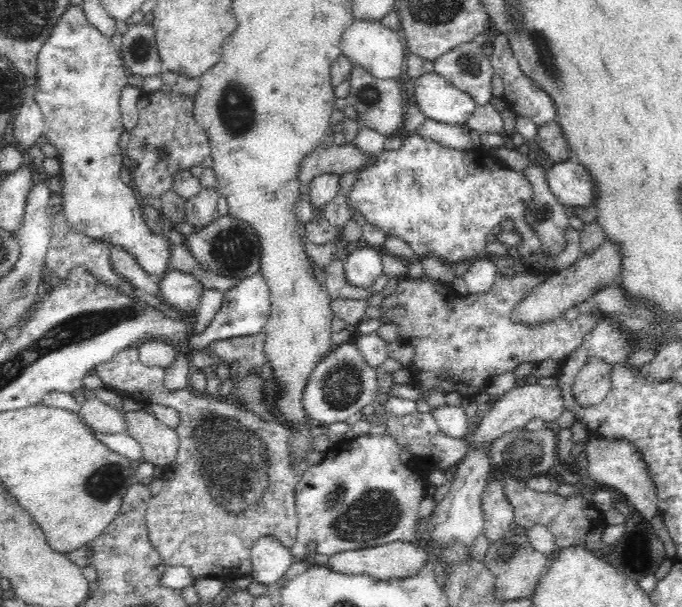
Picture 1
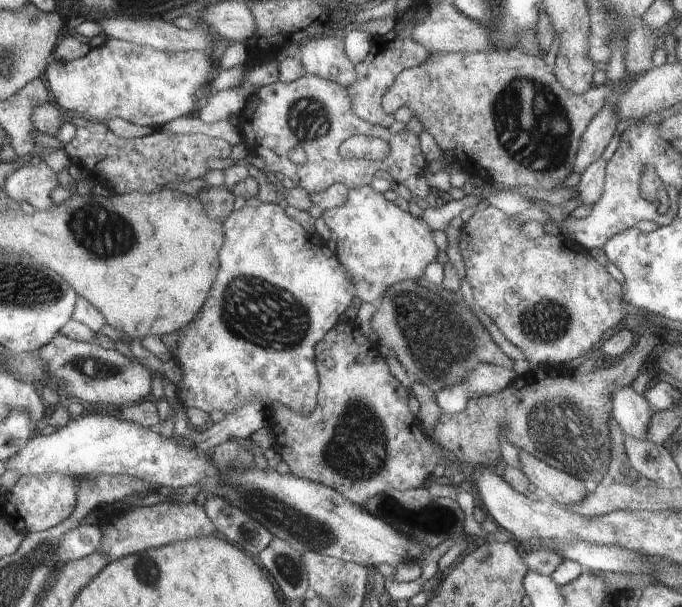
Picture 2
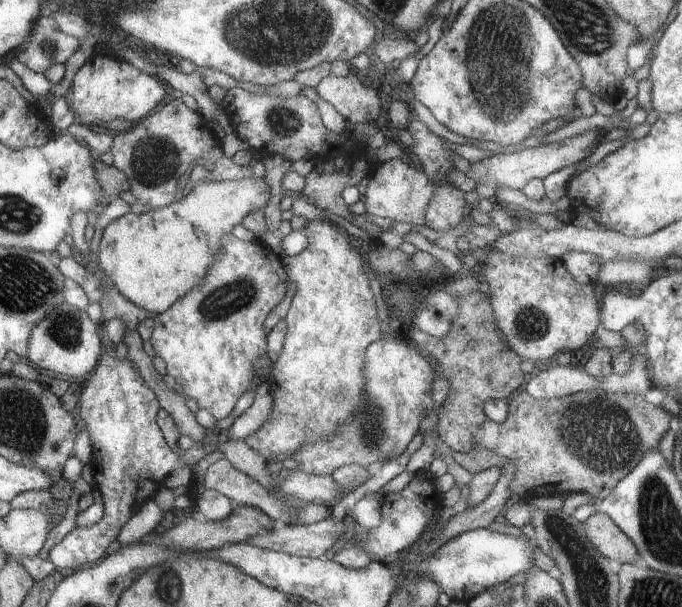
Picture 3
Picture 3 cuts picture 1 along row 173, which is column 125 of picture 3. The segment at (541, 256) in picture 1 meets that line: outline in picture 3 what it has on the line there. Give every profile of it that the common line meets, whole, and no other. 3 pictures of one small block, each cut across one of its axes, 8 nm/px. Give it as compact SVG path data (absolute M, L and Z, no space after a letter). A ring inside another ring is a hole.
M114 345L112 350L104 350L100 364L86 377L86 388L78 394L76 406L81 427L86 429L92 442L92 458L89 464L93 469L95 488L101 492L104 516L100 522L92 526L75 526L72 532L52 547L48 559L58 570L89 566L105 557L104 552L110 546L110 542L118 536L122 526L132 518L138 506L150 500L150 496L156 492L162 480L166 480L178 468L196 467L197 463L207 455L204 448L192 447L178 453L168 446L160 427L156 424L158 412L163 409L161 399L157 398L154 390L150 390L150 386L146 386L146 382L134 368L134 362L130 362L126 356L118 356L118 349L119 346Z

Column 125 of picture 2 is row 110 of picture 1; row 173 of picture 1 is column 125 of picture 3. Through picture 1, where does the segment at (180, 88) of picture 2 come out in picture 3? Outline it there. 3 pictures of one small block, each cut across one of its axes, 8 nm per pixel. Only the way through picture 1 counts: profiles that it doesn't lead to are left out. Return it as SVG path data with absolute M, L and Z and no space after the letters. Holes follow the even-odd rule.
M100 53L91 56L81 67L74 80L70 92L64 96L76 121L83 125L104 126L116 118L136 123L140 116L146 116L150 110L157 108L166 96L166 88L152 76L140 72L120 56Z

